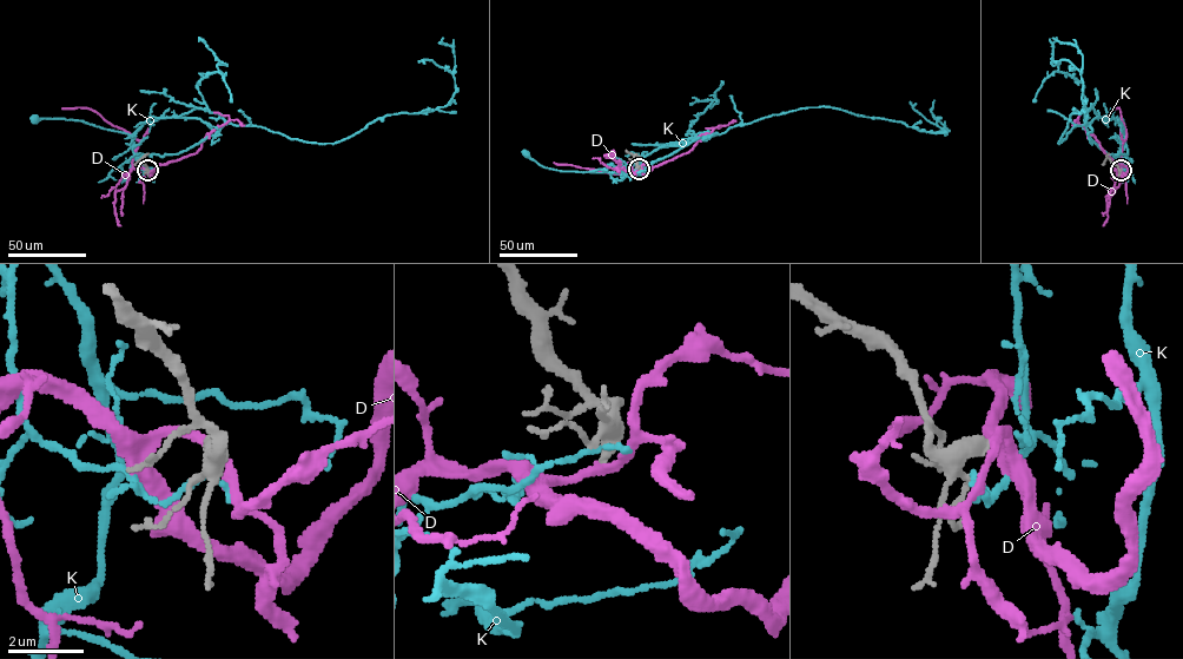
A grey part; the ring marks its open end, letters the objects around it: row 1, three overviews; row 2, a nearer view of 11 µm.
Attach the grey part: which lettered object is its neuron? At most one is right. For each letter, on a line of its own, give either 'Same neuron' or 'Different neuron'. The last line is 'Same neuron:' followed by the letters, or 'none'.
D: Same neuron
K: Different neuron
Same neuron: D

